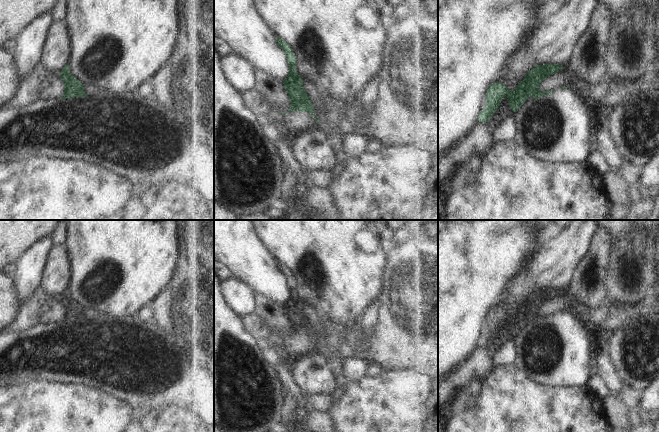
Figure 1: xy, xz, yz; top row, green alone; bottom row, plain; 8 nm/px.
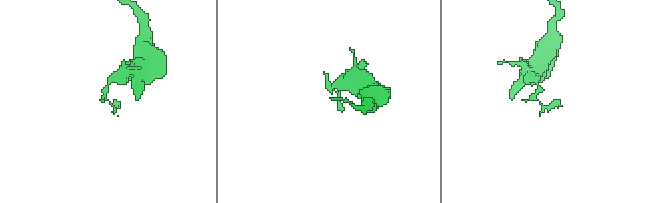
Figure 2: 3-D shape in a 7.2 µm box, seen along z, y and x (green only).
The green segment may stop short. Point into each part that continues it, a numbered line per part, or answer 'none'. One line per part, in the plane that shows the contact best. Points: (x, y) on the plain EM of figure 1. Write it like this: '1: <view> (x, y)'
none

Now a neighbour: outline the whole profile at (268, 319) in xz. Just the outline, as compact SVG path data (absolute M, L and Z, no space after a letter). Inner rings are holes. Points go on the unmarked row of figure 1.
M255 294L254 311L240 317L245 330L263 346L268 346L270 336L288 336L290 333L290 322L283 305L262 294Z

